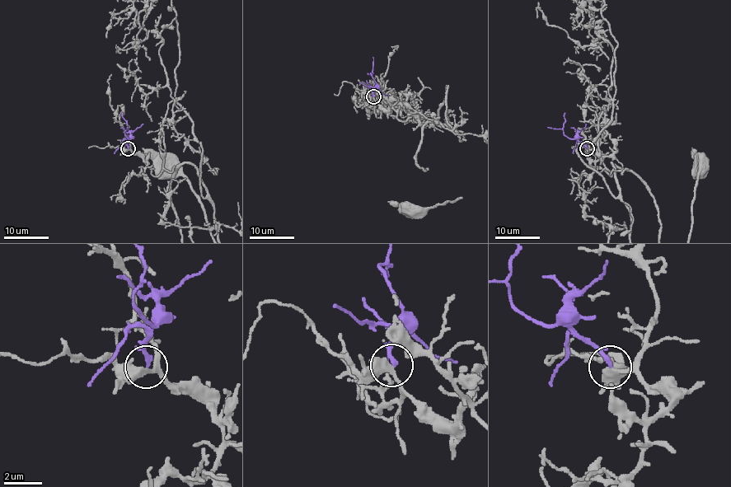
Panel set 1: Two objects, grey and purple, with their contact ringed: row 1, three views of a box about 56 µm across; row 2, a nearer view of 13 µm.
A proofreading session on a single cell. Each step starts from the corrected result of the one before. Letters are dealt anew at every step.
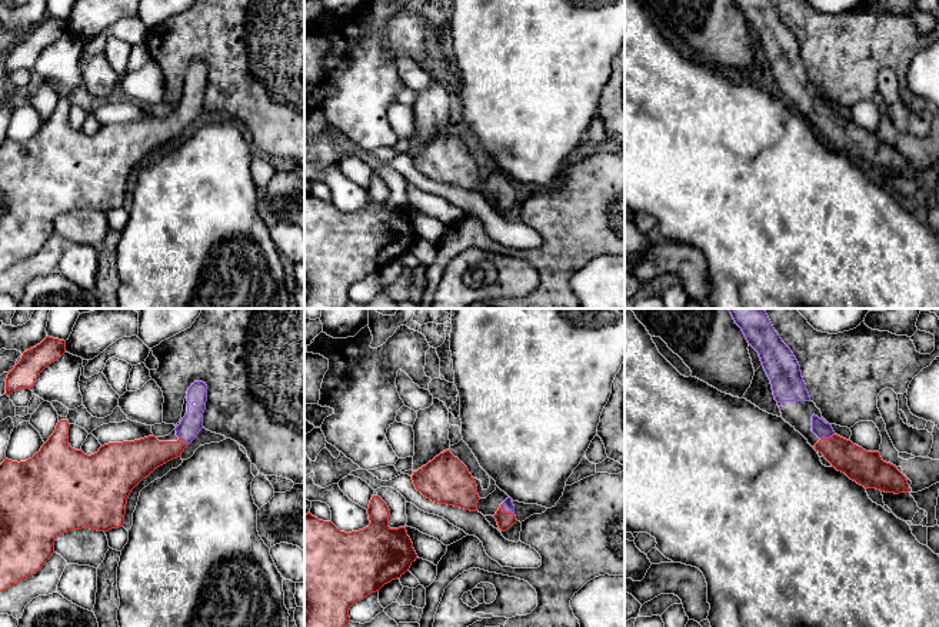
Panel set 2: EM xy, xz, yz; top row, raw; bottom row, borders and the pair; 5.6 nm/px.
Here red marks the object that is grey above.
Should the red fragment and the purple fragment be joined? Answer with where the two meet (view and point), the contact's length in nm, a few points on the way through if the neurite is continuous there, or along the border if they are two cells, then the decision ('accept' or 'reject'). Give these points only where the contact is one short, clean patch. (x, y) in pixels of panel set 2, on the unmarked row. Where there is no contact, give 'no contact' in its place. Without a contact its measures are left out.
xz (505, 192) | 100 nm | across xz (505, 200), (505, 192), (508, 186) | accept

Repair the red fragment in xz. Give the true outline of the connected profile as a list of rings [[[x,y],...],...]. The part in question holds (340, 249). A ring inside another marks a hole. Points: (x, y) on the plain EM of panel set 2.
[[[379,176],[372,177],[367,194],[370,204],[352,213],[304,194],[304,309],[344,309],[354,283],[400,259],[416,241],[406,207],[389,207],[390,190]]]

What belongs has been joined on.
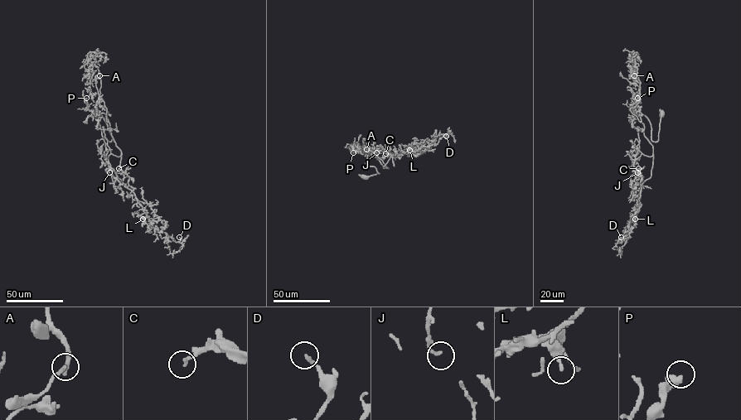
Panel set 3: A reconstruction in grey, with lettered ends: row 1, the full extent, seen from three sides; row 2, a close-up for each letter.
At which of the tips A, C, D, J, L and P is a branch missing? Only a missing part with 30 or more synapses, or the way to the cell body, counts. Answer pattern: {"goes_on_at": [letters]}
{"goes_on_at": []}

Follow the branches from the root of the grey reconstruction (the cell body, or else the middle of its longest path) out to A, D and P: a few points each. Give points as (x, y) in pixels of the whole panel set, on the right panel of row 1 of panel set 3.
A: (661, 114), (658, 140), (653, 142), (648, 119), (639, 113), (640, 122), (630, 110), (639, 100), (634, 75)
D: (661, 114), (653, 142), (639, 113), (653, 166), (640, 186), (635, 225), (621, 237)
P: (661, 114), (653, 142), (648, 119), (639, 113), (640, 122), (630, 110), (639, 97), (639, 116), (637, 98)

